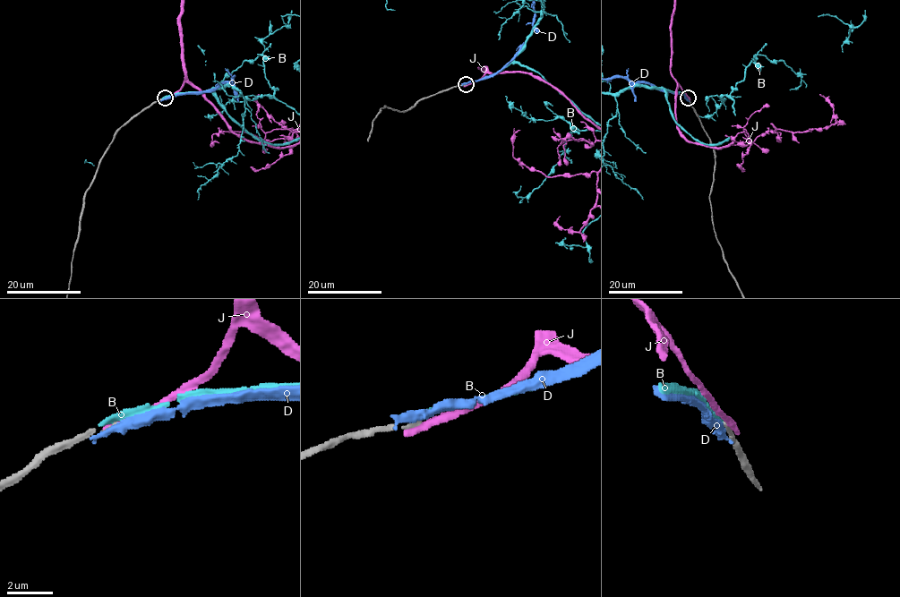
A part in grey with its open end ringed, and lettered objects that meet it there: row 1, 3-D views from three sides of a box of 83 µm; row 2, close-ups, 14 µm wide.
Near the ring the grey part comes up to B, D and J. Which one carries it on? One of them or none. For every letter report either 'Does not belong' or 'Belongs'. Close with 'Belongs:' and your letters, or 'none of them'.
B: Does not belong
D: Does not belong
J: Does not belong
Belongs: none of them

